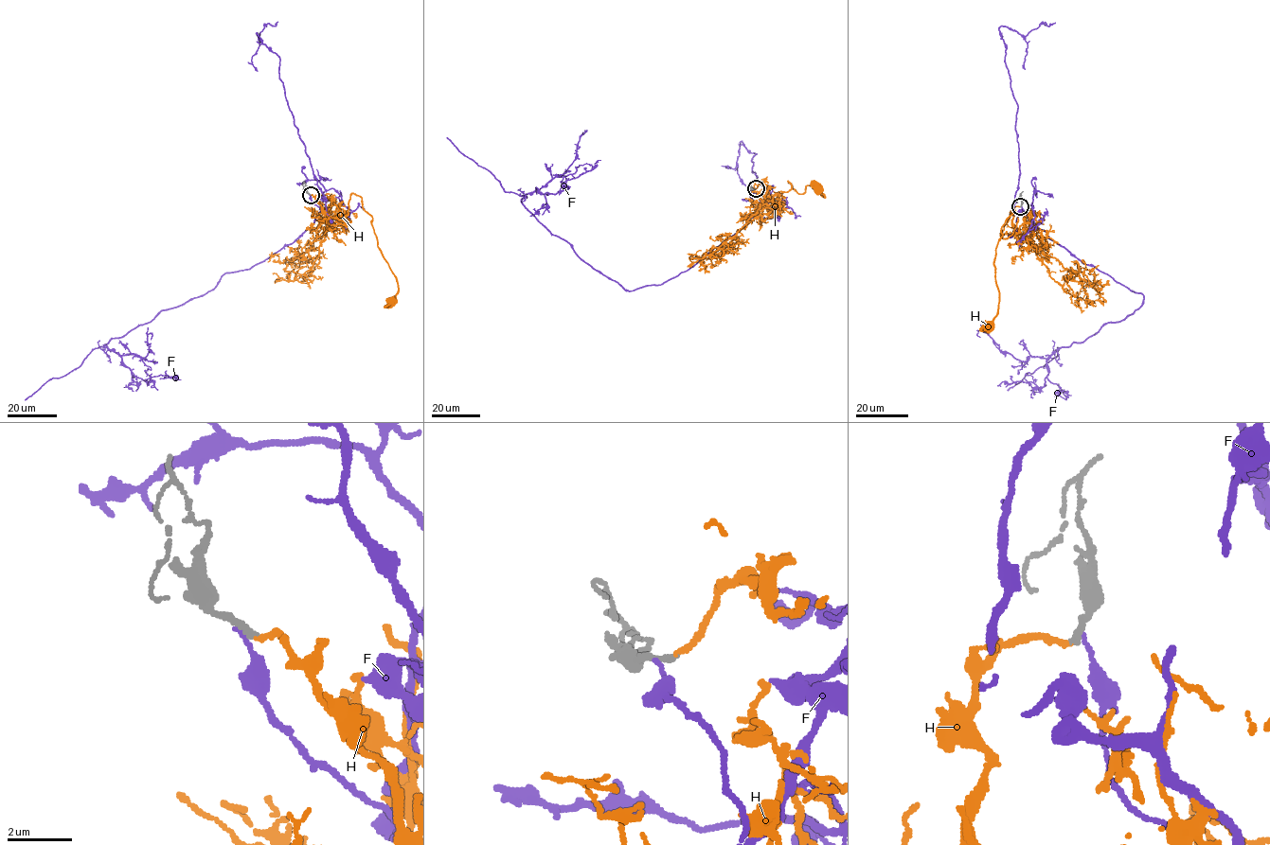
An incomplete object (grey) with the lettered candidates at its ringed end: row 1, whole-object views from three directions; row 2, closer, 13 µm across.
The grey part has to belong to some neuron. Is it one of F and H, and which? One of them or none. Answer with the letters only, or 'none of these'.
H

